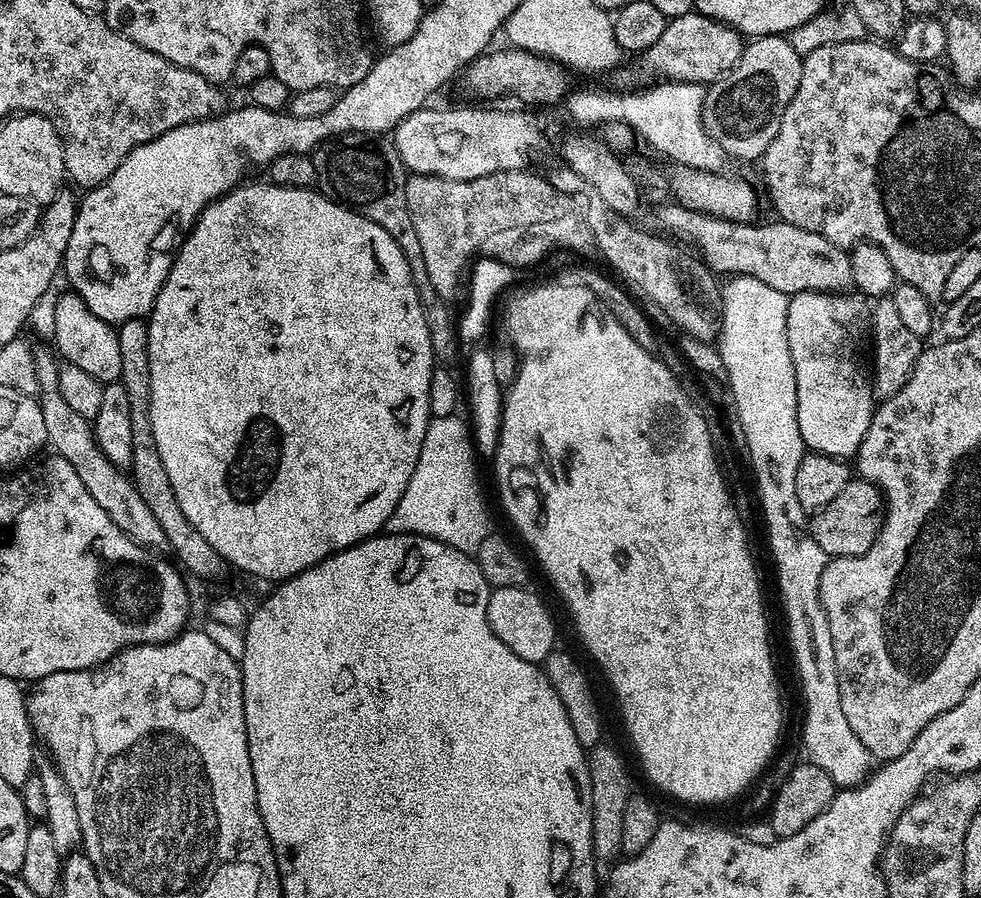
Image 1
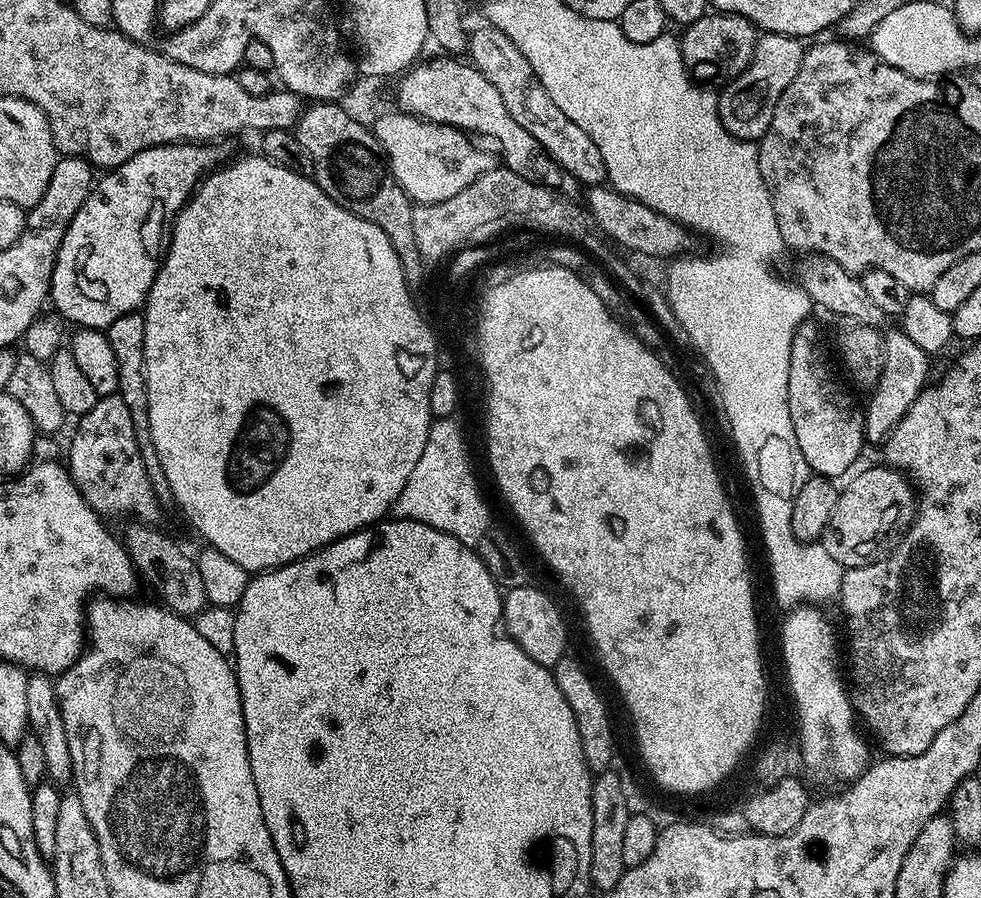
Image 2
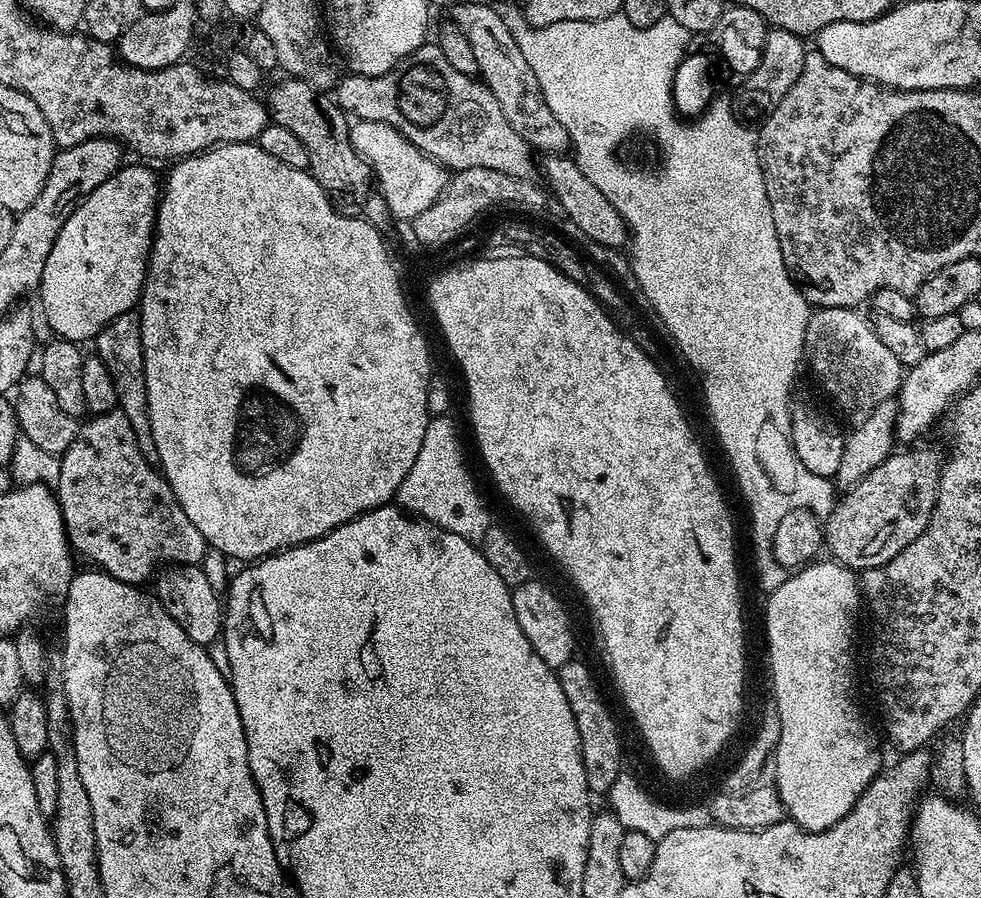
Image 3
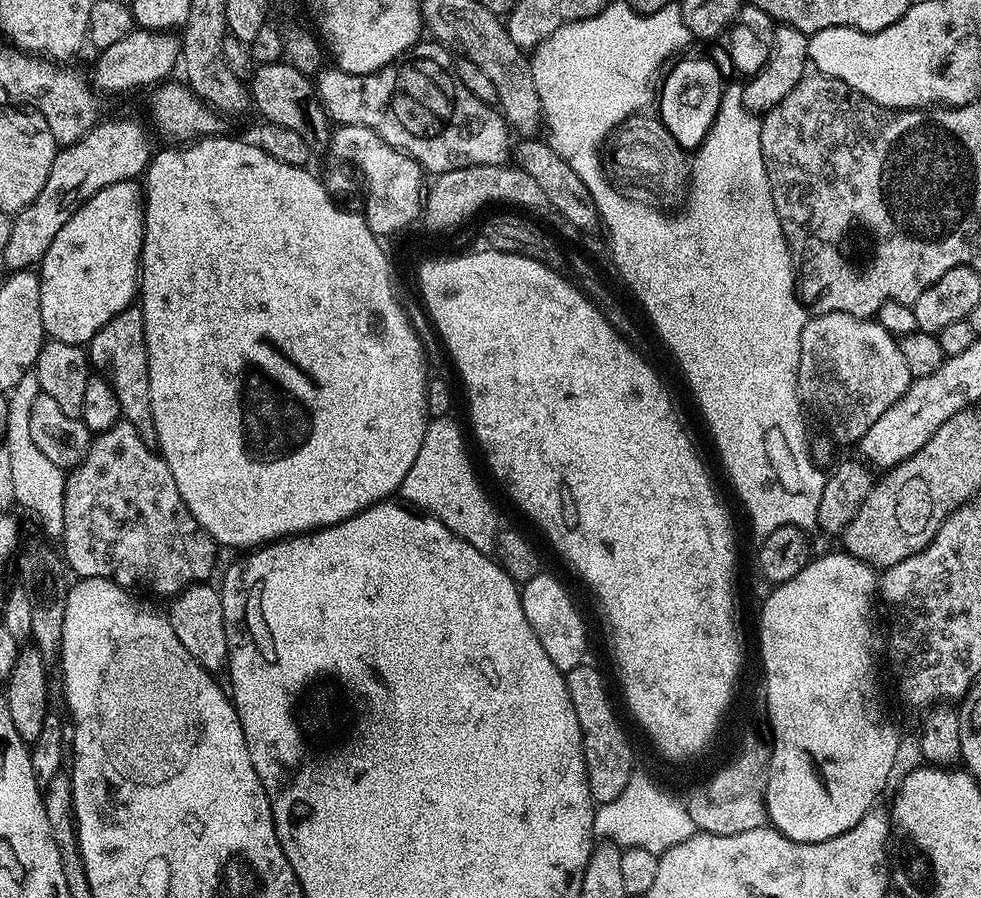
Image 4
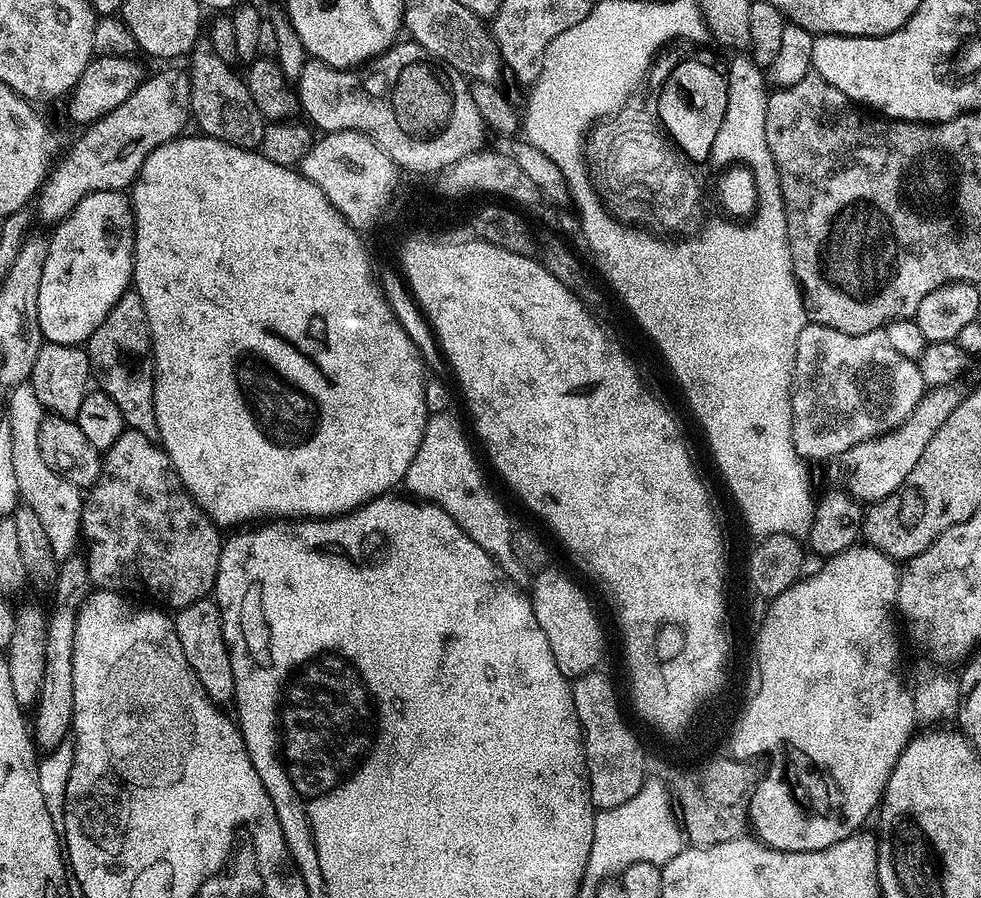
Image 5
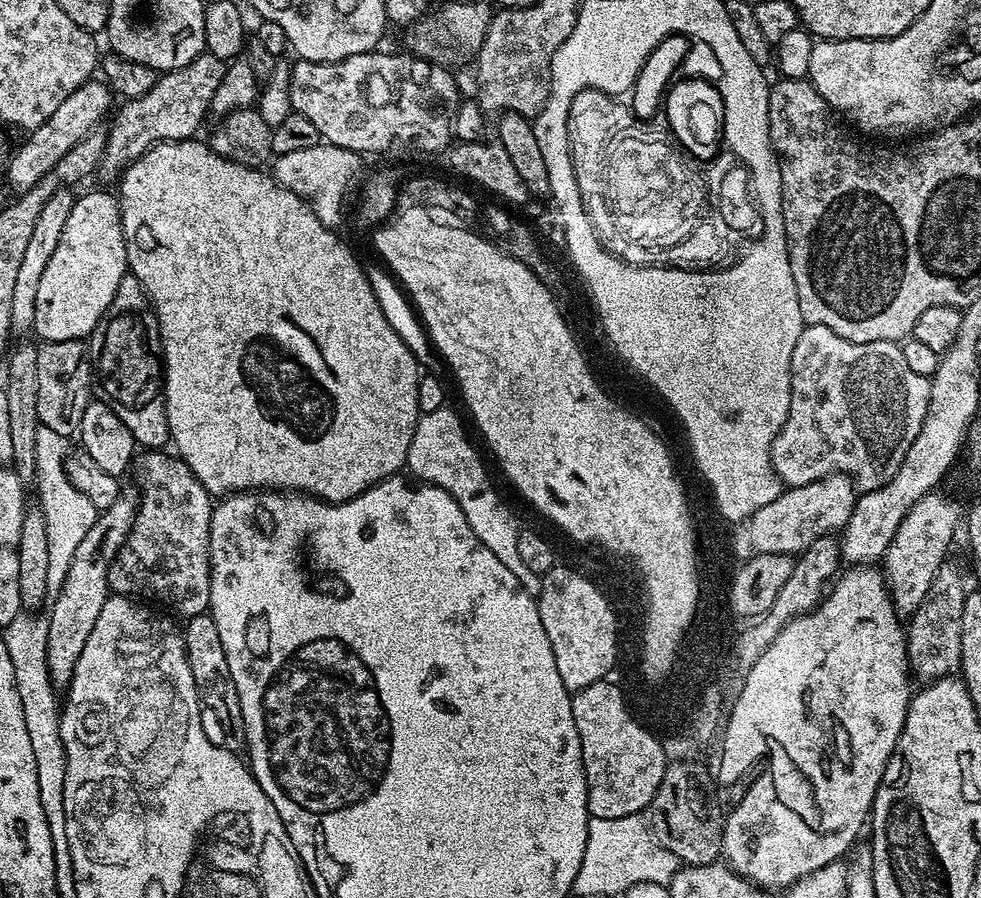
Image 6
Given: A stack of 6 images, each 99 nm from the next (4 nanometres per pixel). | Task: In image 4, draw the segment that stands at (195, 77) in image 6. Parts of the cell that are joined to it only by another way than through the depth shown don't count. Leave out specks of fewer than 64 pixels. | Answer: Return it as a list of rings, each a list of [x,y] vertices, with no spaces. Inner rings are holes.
[[[104,120],[92,125],[78,142],[61,147],[50,166],[50,178],[46,186],[38,190],[38,198],[30,202],[21,212],[15,213],[10,230],[10,242],[2,260],[12,270],[28,270],[39,265],[44,259],[50,242],[70,222],[70,218],[98,190],[123,180],[136,180],[147,169],[150,163],[148,136],[136,120]]]

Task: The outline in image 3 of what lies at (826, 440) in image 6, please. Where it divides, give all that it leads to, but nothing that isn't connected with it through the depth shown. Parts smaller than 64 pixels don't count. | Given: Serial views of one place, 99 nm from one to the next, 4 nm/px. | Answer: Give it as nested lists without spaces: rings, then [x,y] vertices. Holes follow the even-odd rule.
[[[816,308],[808,317],[808,325],[806,326],[806,338],[804,339],[804,351],[806,353],[806,364],[812,367],[812,372],[816,375],[818,383],[824,387],[824,392],[841,408],[844,412],[860,412],[859,414],[867,414],[872,412],[882,402],[893,399],[899,393],[900,381],[904,378],[905,369],[898,362],[898,358],[894,358],[894,354],[890,354],[885,344],[879,340],[878,334],[872,329],[872,321],[866,315],[863,316],[863,311],[854,308]]]

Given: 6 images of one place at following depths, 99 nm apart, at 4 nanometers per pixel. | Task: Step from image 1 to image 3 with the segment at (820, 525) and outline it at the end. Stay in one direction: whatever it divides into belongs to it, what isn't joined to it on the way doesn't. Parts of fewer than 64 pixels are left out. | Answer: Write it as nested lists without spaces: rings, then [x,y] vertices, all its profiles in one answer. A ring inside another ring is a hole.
[[[915,448],[893,451],[892,455],[887,456],[881,464],[874,466],[874,470],[866,474],[866,478],[862,478],[852,488],[847,489],[845,496],[848,497],[842,501],[839,499],[832,511],[827,513],[826,523],[823,525],[824,542],[827,551],[832,551],[830,556],[833,561],[853,570],[877,568],[890,562],[898,554],[902,554],[906,546],[910,546],[928,529],[940,493],[942,456],[932,448]]]

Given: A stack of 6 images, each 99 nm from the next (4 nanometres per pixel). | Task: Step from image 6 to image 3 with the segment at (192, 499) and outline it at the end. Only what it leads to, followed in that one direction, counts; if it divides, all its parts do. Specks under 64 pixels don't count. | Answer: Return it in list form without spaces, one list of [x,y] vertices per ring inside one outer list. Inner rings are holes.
[[[117,410],[115,412],[98,412],[88,419],[85,419],[83,423],[80,424],[80,432],[74,438],[74,442],[72,442],[68,449],[59,457],[61,473],[58,474],[58,478],[54,483],[56,500],[62,510],[64,529],[68,532],[68,543],[71,544],[73,553],[80,555],[81,552],[81,554],[92,563],[89,565],[95,566],[99,571],[110,574],[115,580],[121,580],[127,584],[137,586],[143,585],[145,583],[143,580],[149,579],[148,581],[151,581],[153,577],[157,575],[158,570],[163,569],[165,566],[203,565],[205,563],[203,561],[204,555],[209,555],[210,552],[208,543],[202,538],[198,526],[194,526],[194,522],[190,522],[190,518],[186,518],[186,510],[182,510],[182,506],[176,501],[174,490],[170,490],[168,480],[163,472],[157,470],[146,458],[142,458],[142,450],[138,450],[138,438],[134,434],[134,426],[130,426],[130,418],[126,418],[124,412]]]

